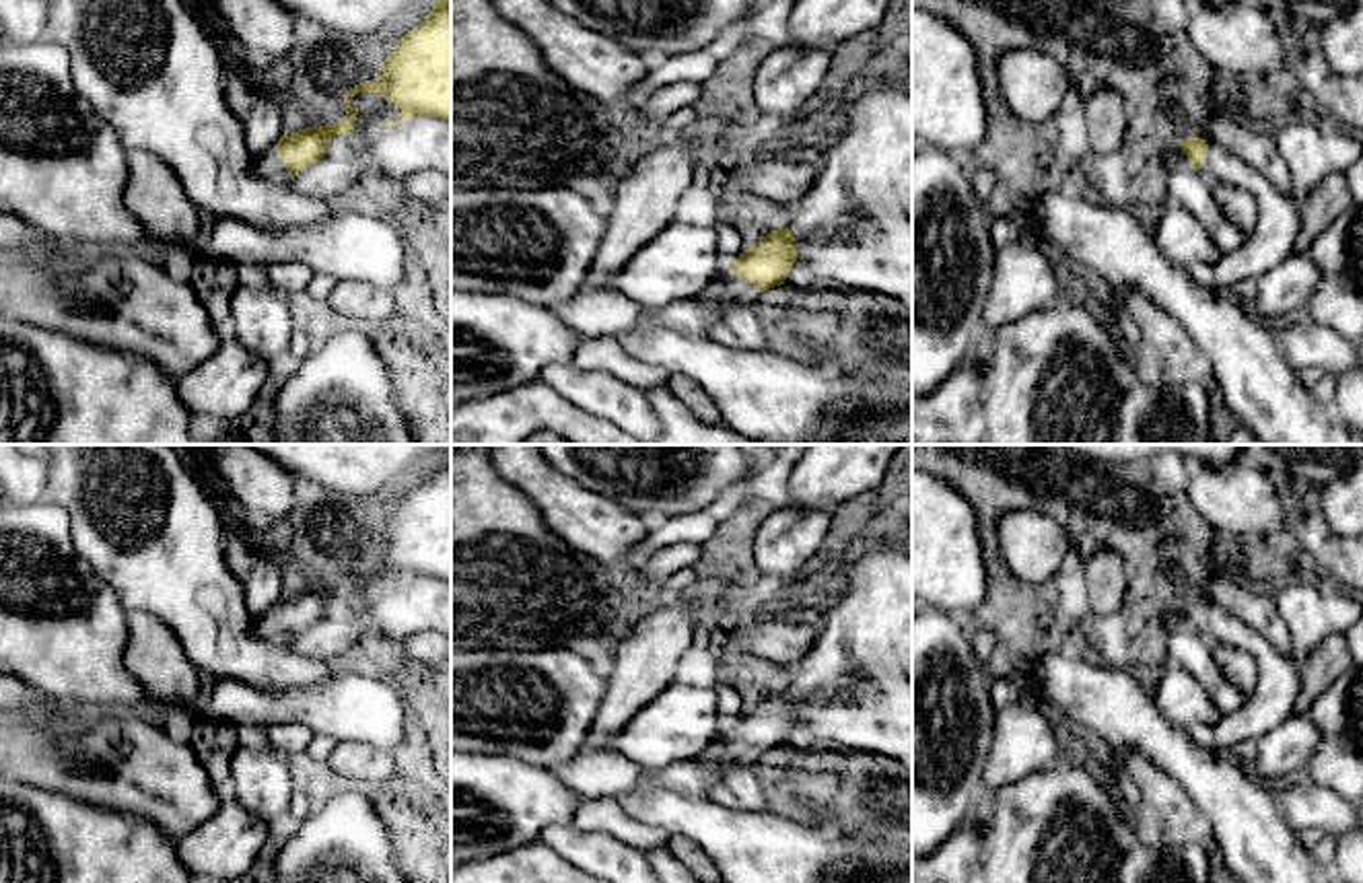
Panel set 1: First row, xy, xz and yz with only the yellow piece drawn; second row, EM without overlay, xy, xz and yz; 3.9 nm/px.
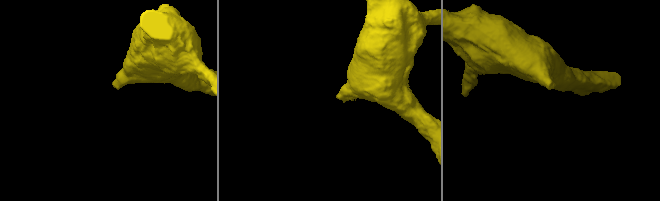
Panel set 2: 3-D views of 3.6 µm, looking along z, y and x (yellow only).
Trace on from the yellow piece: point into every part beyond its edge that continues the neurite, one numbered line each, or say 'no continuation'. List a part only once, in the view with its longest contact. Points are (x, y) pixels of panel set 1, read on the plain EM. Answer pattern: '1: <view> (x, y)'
1: xz (692, 776)

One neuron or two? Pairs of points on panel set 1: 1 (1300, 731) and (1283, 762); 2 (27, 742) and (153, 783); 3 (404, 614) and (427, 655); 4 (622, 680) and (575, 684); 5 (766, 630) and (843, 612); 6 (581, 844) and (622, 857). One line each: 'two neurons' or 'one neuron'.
1: one neuron
2: one neuron
3: two neurons
4: two neurons
5: two neurons
6: one neuron

